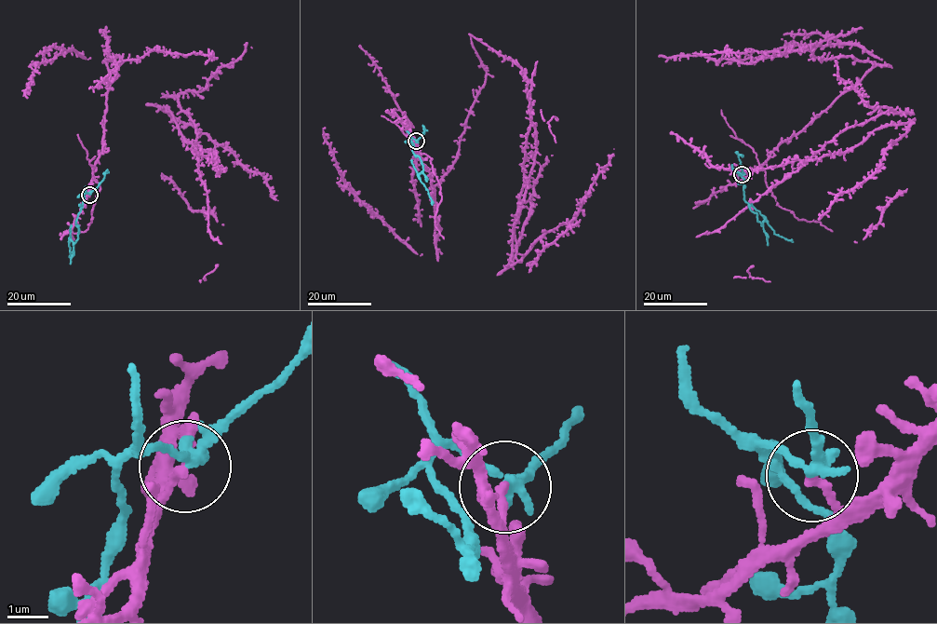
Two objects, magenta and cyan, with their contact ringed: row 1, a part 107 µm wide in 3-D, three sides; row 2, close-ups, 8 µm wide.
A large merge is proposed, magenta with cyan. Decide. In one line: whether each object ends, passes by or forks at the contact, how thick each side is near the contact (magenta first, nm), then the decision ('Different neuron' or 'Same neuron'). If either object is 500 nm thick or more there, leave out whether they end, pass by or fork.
At the ring magenta ends. At the ring cyan forks. Thickness 200 nm (magenta) against 220 nm. Different neuron

